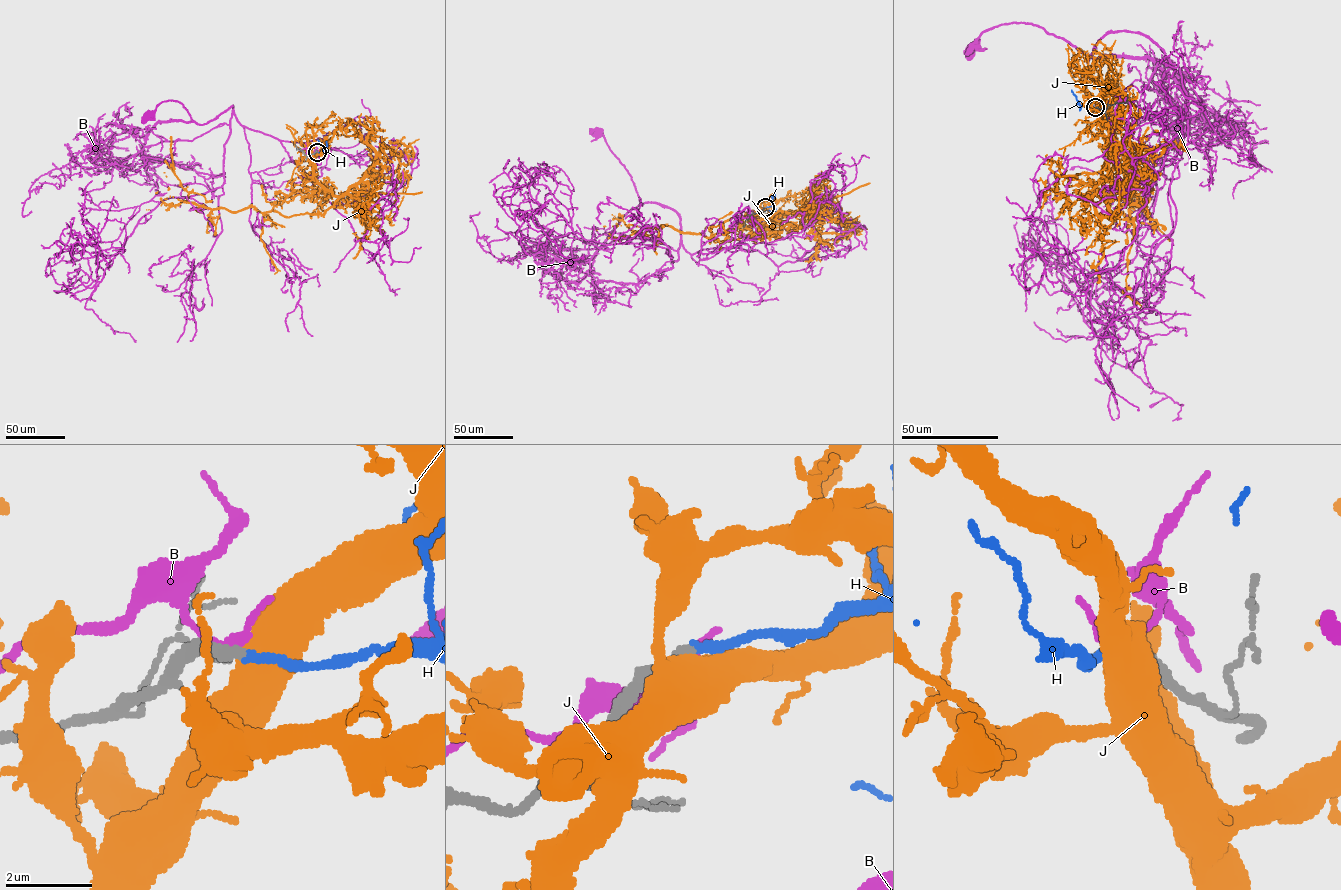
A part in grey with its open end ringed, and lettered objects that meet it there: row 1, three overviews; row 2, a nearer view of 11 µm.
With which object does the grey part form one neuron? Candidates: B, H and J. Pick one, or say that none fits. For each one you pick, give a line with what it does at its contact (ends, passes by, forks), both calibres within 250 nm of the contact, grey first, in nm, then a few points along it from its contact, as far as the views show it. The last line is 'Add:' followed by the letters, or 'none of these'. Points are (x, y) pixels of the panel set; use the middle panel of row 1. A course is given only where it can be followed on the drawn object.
H: it ends | 300/200 nm
Add: H

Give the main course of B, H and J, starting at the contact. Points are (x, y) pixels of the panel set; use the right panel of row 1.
B: (1096, 107), (1168, 127), (1192, 100), (1140, 33), (1088, 62), (1024, 23), (975, 46)
H: (1095, 107), (1100, 106), (1101, 102), (1097, 88)
J: (1096, 107), (1114, 165), (1137, 174), (1127, 176), (1145, 207), (1126, 200), (1137, 177), (1110, 138), (1116, 82)

